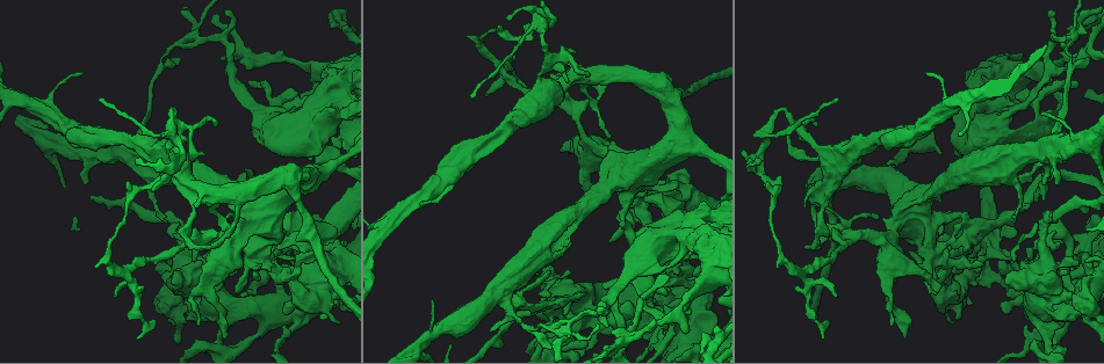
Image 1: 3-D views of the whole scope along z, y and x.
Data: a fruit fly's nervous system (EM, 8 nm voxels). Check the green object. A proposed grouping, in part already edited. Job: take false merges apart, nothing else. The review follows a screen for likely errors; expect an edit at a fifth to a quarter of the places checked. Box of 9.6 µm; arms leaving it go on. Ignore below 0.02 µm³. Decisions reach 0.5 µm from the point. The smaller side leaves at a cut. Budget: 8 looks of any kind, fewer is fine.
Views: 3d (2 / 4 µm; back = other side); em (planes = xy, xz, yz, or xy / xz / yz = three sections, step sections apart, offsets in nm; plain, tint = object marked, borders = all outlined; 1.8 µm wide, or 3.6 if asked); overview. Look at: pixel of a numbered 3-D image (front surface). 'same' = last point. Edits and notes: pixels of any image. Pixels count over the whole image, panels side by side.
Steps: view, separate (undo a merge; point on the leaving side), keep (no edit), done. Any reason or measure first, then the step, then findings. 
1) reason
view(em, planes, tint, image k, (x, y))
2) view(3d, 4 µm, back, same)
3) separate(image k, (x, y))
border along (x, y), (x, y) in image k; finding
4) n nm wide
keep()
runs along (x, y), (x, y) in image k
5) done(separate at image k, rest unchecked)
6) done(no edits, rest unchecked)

a narrow waist
view(em, yz, step 16, tint, image 1, (778, 186))

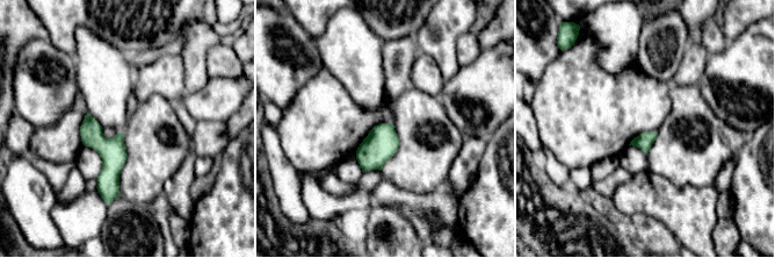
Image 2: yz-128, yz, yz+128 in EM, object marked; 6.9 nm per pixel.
cut it another way
view(em, planes, tint, same)

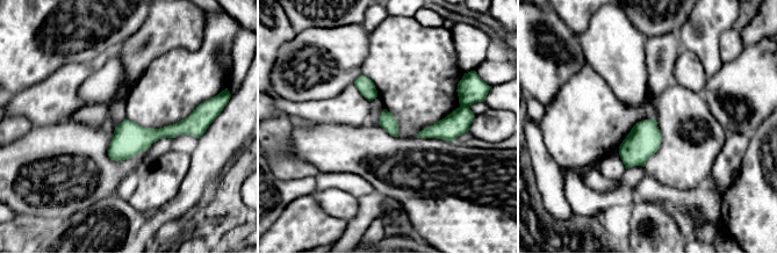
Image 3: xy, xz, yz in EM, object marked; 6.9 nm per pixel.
120 nm wide
keep()
runs along (198, 118), (110, 152) in image 3; one neuron here

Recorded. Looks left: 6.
arms part here
view(em, yz, step 8, tint, image 1, (199, 179))

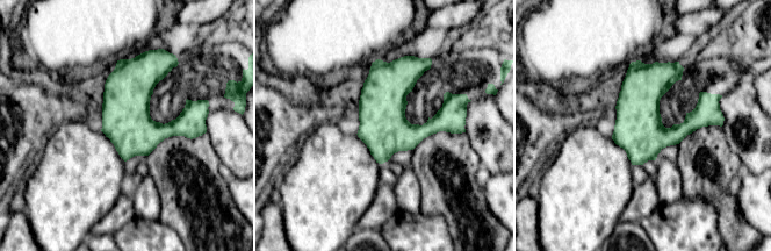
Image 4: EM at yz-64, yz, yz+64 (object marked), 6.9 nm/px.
cut it another way
view(em, planes, tint, same)

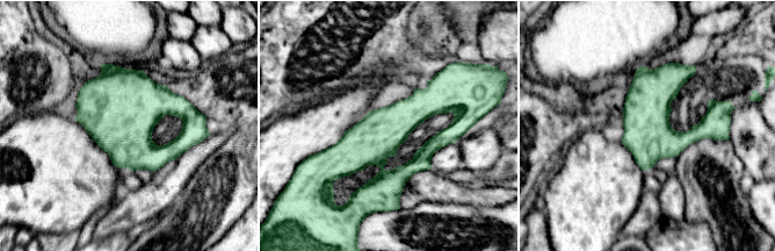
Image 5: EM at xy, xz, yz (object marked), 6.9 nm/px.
keep()
one neuron here

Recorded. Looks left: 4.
small branch off a trunk
view(em, 3.6 µm, xy, step 16, tint, image 1, (506, 300))

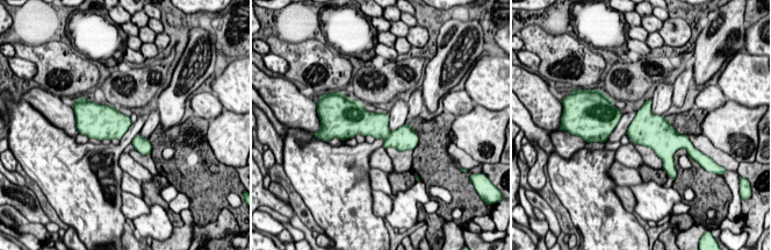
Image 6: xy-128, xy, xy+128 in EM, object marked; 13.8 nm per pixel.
view(em, 3.6 µm, planes, tint, same)

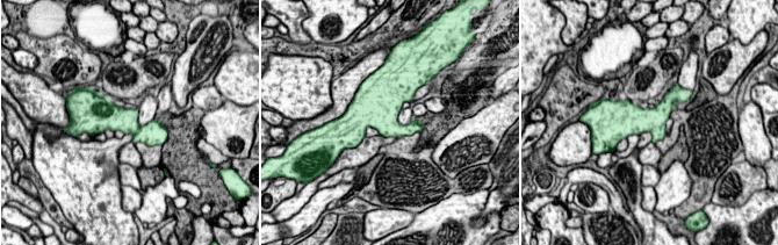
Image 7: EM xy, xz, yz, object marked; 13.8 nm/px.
keep()
runs along (96, 120), (161, 131) in image 7; continuous, no second neuron

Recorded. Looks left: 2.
done(no edits, rest unchecked)

